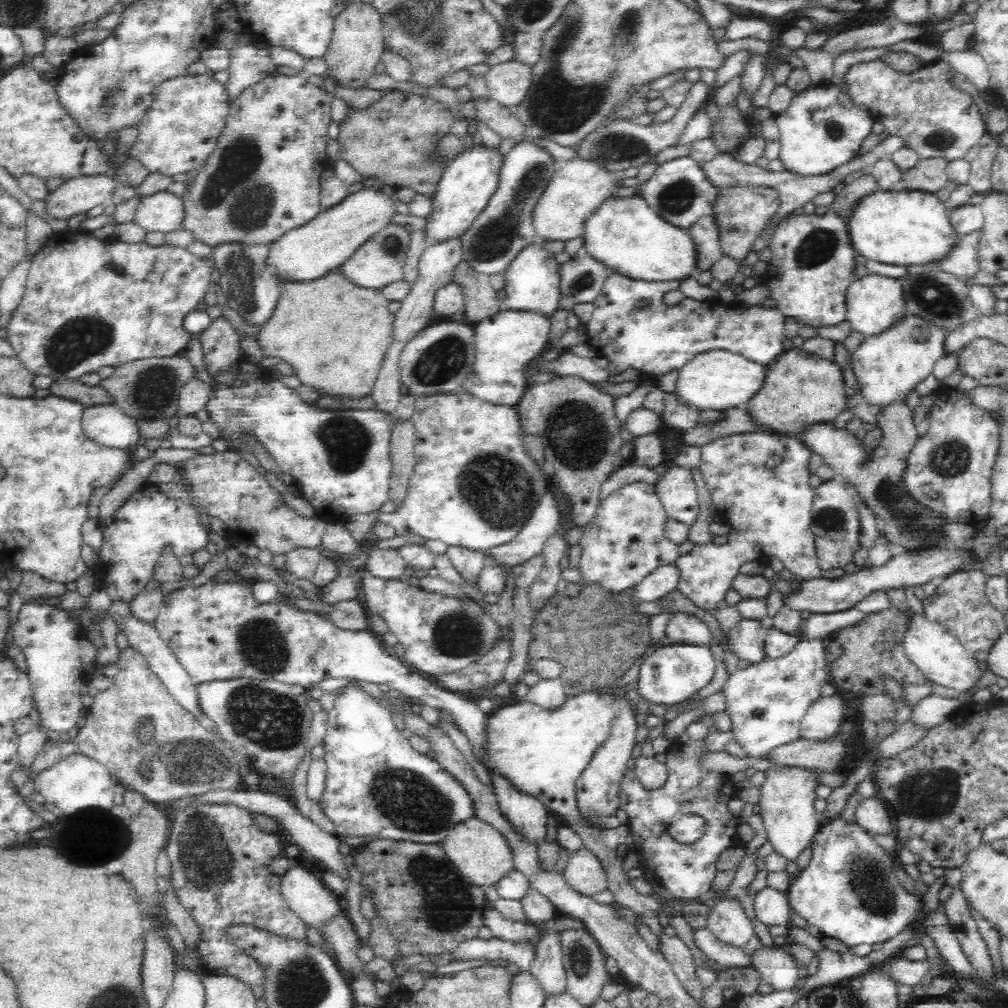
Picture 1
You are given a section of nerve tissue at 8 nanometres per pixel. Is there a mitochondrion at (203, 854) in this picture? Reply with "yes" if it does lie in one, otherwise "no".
yes

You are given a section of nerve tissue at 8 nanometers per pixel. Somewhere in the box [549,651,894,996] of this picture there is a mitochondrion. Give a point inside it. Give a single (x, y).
(580, 962)

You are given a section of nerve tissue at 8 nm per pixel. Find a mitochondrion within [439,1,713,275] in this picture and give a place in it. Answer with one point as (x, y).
(555, 105)

